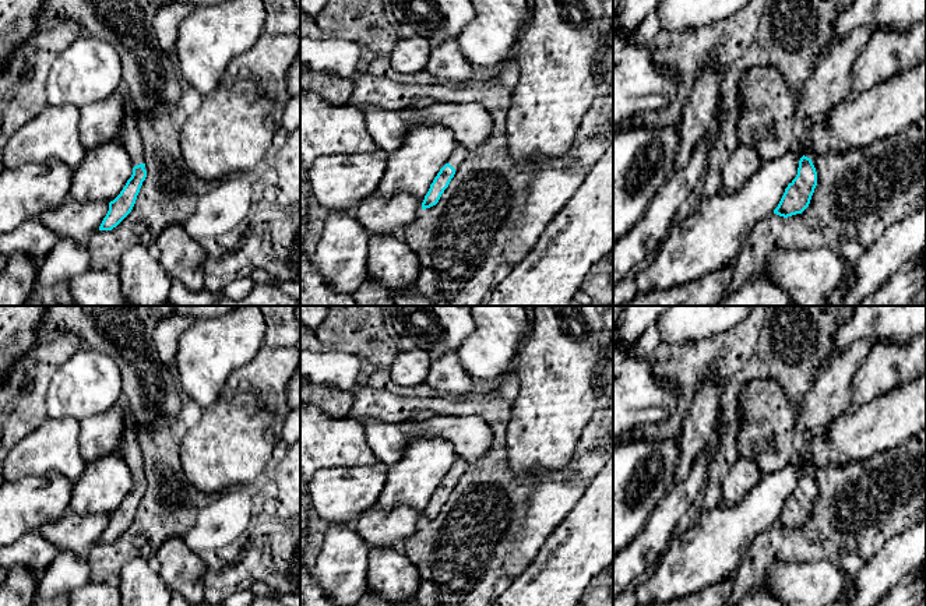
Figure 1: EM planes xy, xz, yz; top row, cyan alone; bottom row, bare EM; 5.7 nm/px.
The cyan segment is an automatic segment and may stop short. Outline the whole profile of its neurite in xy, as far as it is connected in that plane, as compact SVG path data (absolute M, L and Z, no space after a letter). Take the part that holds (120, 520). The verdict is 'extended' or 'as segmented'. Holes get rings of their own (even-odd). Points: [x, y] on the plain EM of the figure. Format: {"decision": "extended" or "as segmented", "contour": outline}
{"decision": "extended", "contour": "M127 408L124 412L124 433L117 450L130 468L134 480L131 490L127 493L120 507L109 515L109 524L99 543L112 543L131 525L142 494L147 490L144 458L137 443L135 420Z"}

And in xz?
{"decision": "extended", "contour": "M462 457L455 458L448 475L440 482L433 496L430 497L430 501L422 515L422 522L430 521L439 515L441 507L454 490L455 483L461 479L468 466L469 462L466 459Z"}

